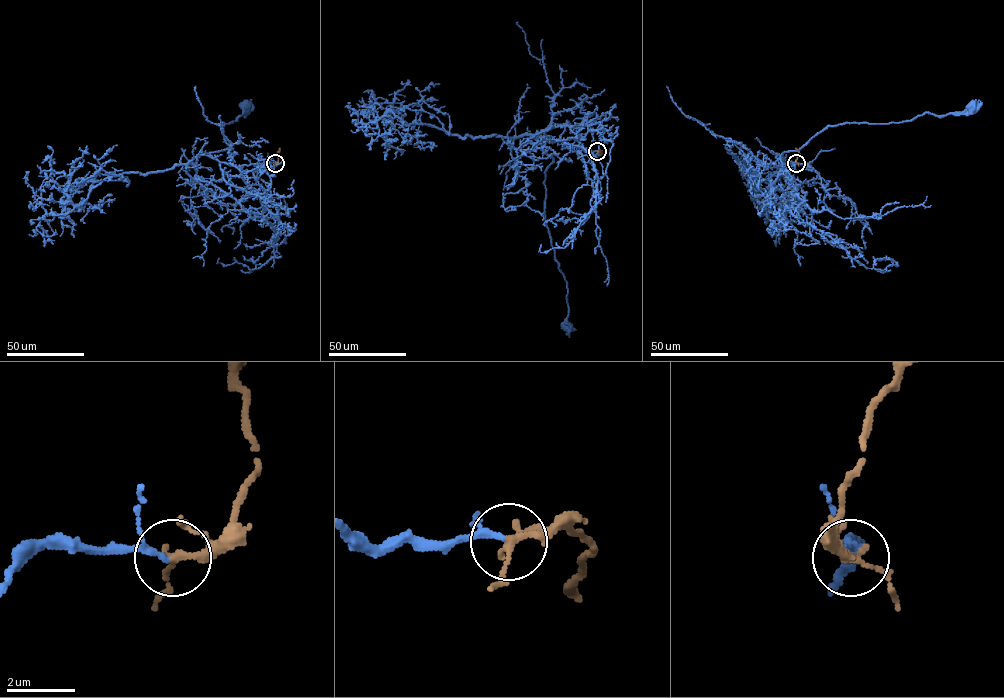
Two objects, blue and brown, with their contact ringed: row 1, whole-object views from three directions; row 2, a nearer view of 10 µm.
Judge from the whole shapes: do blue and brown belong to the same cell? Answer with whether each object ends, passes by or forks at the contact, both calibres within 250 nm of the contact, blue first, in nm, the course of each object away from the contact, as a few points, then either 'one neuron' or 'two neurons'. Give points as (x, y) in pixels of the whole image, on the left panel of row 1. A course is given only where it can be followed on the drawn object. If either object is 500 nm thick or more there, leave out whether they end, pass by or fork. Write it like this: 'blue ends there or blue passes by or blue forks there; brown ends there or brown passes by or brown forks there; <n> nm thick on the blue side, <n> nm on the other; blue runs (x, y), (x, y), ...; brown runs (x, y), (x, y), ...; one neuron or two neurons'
blue passes by; brown passes by; 150 nm thick on the blue side, 200 nm on the other; blue runs (274, 163), (232, 175), (209, 155), (231, 145), (224, 136), (222, 123), (245, 115), (246, 105); brown runs (275, 163), (280, 148); one neuron

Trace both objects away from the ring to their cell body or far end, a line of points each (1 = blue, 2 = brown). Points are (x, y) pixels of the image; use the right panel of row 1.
1: (796, 163), (782, 171), (786, 175), (780, 155), (828, 126), (903, 122), (972, 105)
2: (796, 163), (799, 152), (795, 148)

